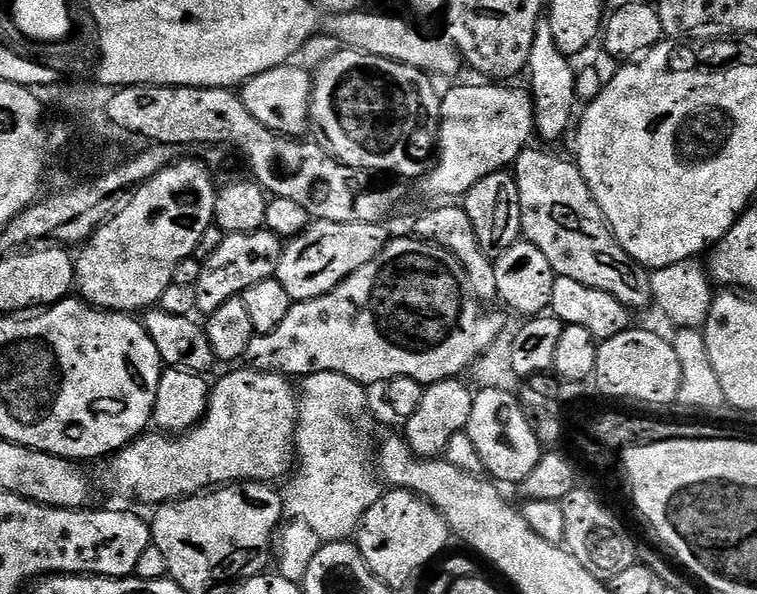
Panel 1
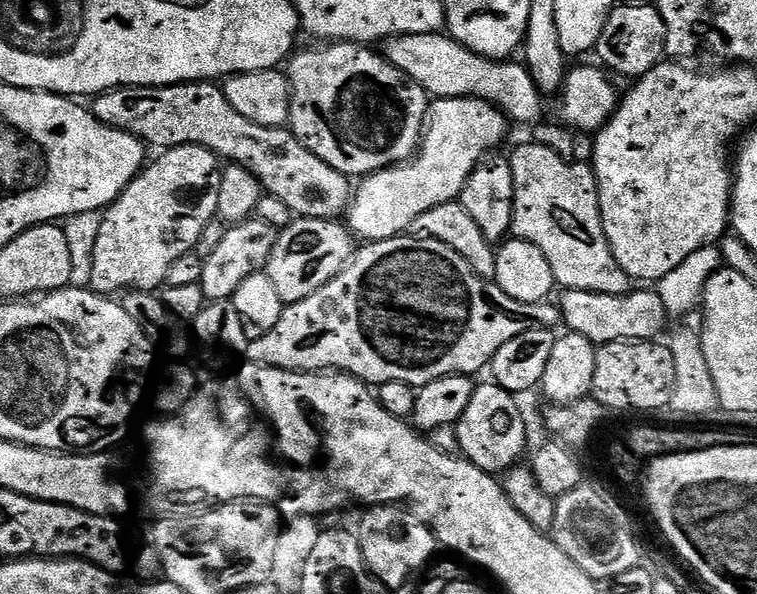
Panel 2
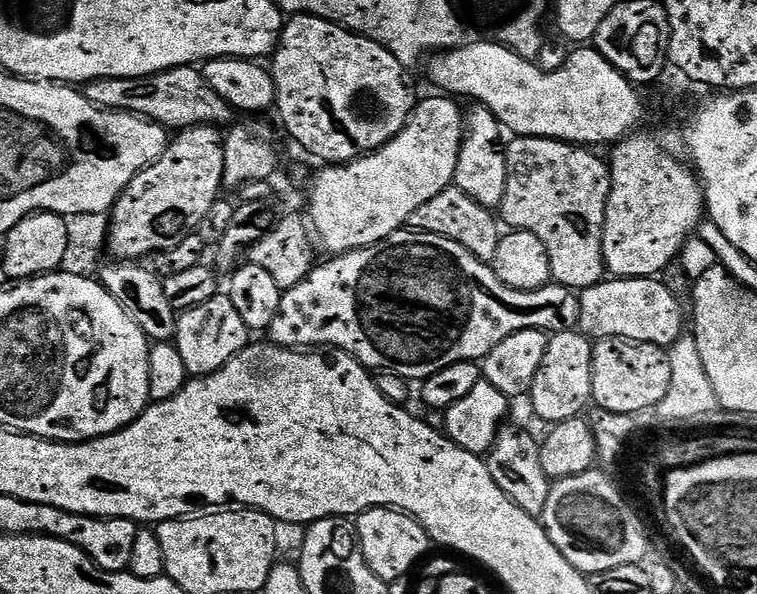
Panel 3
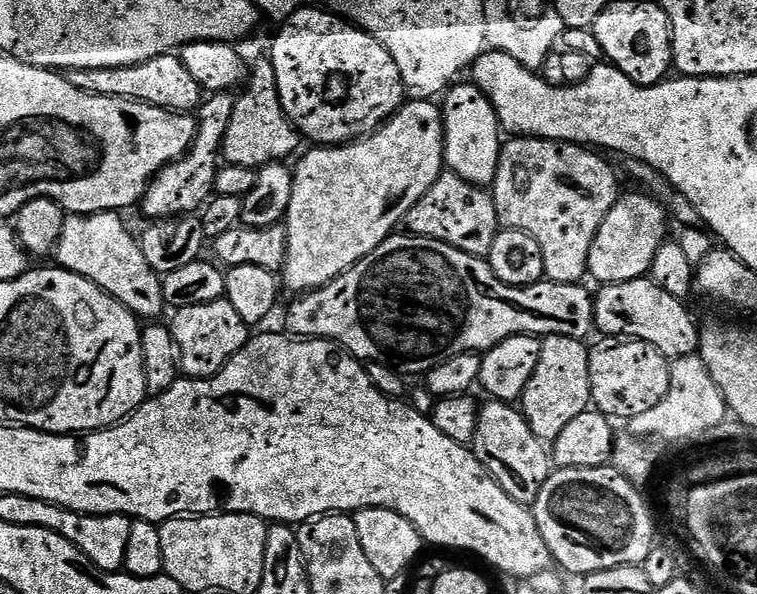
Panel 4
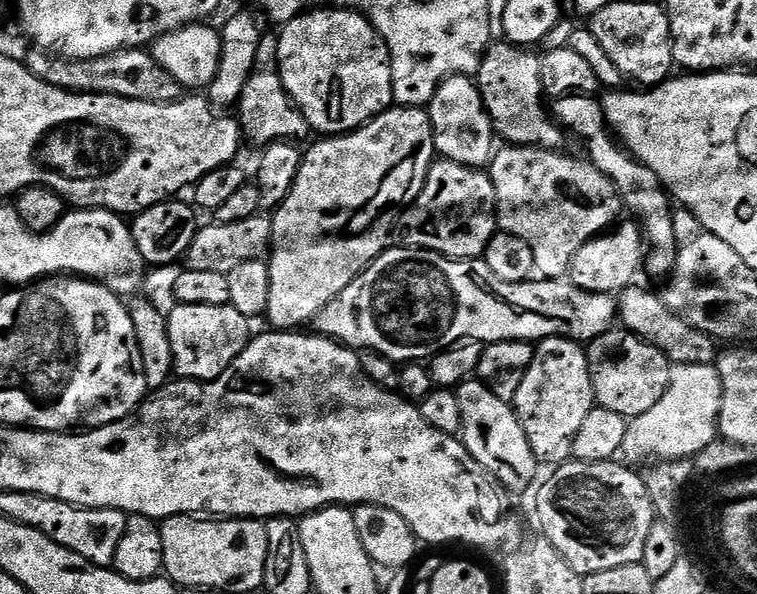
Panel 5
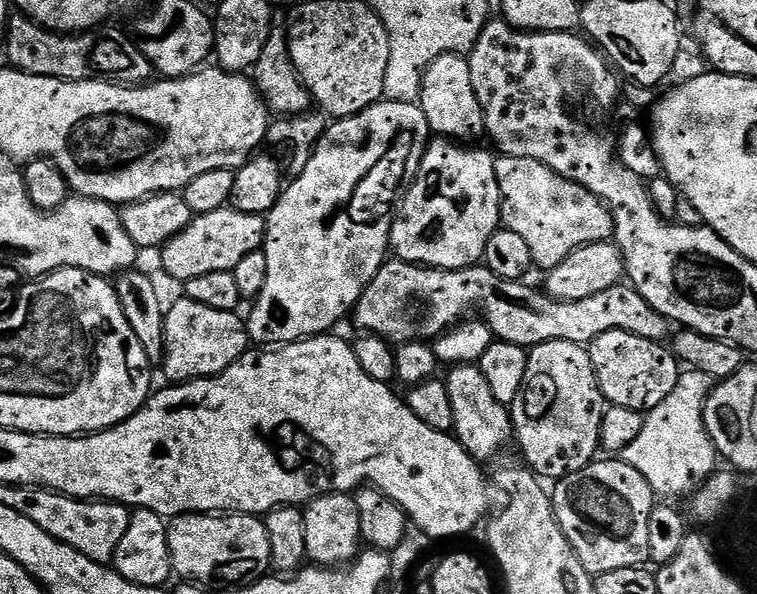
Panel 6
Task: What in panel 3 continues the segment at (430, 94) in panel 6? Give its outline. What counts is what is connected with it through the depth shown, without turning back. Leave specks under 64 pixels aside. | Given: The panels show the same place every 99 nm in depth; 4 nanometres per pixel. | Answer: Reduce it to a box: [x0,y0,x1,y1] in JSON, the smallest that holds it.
[455,106,508,210]

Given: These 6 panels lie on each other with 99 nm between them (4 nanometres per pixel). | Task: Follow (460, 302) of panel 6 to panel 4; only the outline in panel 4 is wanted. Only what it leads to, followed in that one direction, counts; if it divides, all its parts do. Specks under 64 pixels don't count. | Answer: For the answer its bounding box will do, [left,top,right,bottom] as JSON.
[284,234,596,377]

